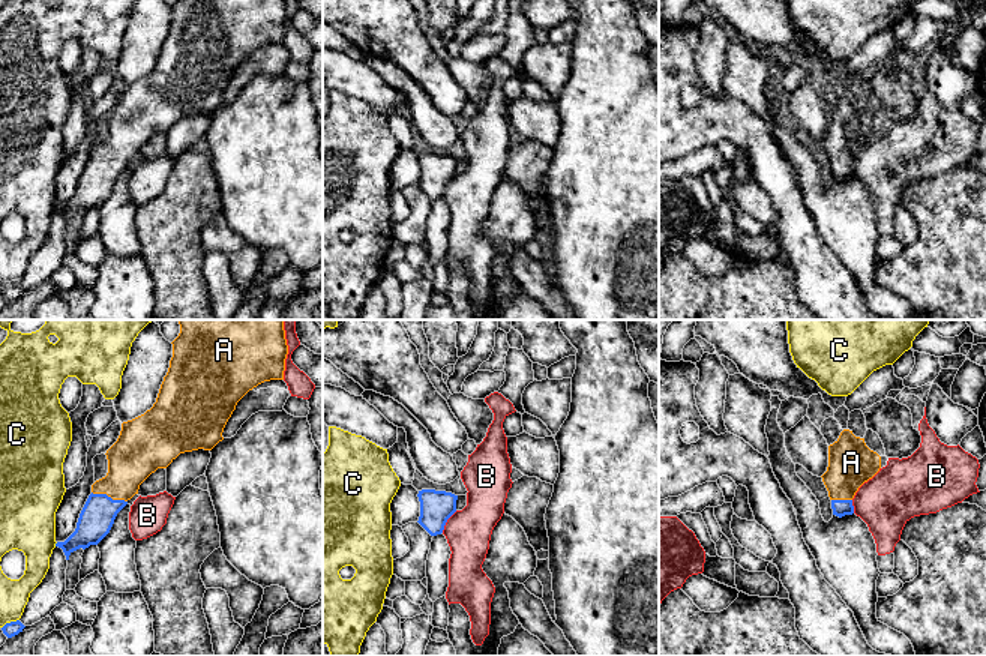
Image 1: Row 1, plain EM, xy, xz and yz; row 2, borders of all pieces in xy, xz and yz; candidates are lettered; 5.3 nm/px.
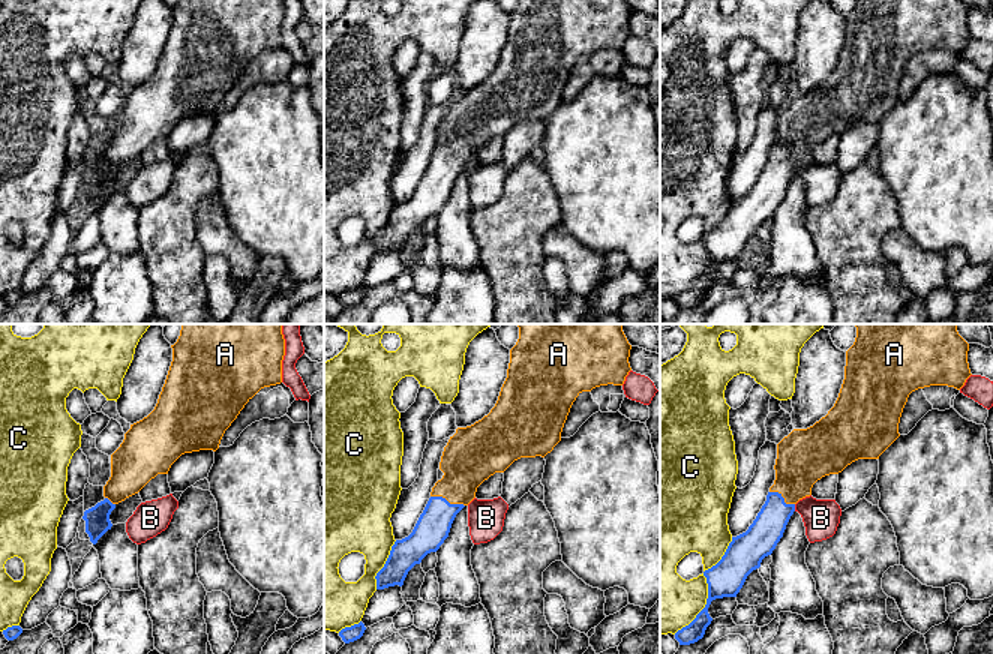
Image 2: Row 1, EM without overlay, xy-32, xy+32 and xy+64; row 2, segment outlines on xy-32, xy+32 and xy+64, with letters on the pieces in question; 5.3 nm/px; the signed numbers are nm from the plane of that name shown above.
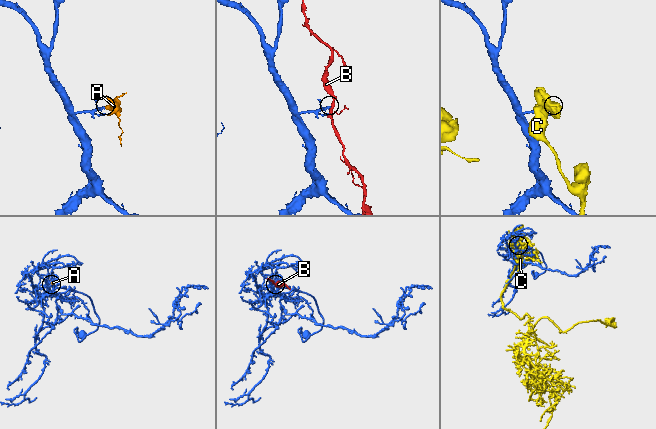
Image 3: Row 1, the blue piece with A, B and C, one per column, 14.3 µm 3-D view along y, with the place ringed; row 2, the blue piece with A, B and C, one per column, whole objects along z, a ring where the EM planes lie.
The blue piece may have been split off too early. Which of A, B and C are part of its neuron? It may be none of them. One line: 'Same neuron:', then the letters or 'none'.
Same neuron: A

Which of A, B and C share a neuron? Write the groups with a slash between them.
A / B / C

